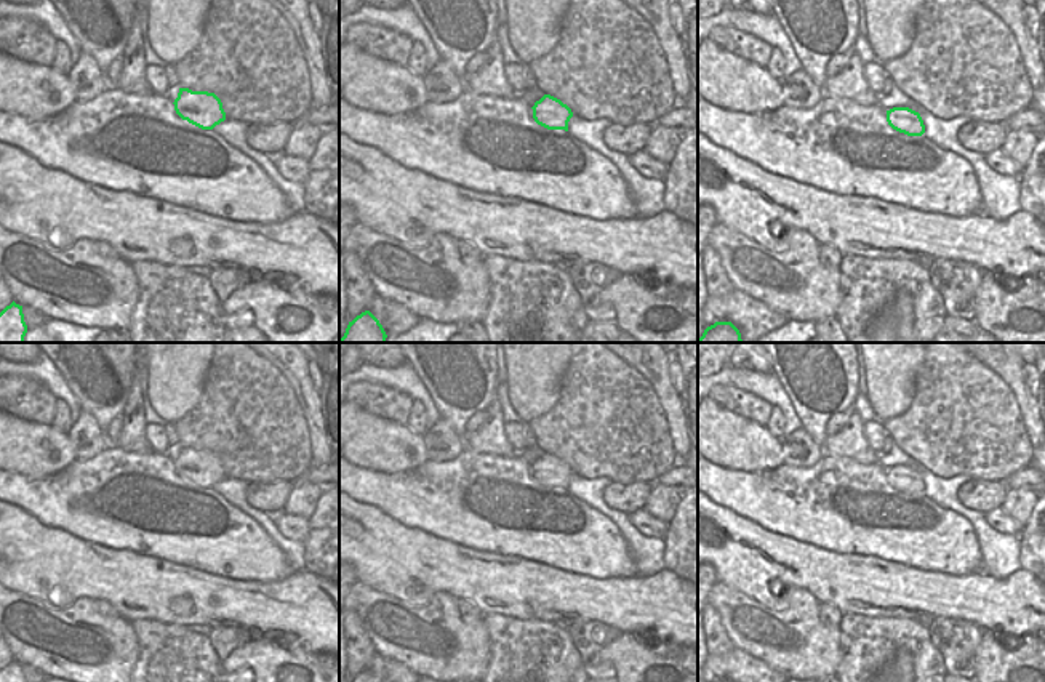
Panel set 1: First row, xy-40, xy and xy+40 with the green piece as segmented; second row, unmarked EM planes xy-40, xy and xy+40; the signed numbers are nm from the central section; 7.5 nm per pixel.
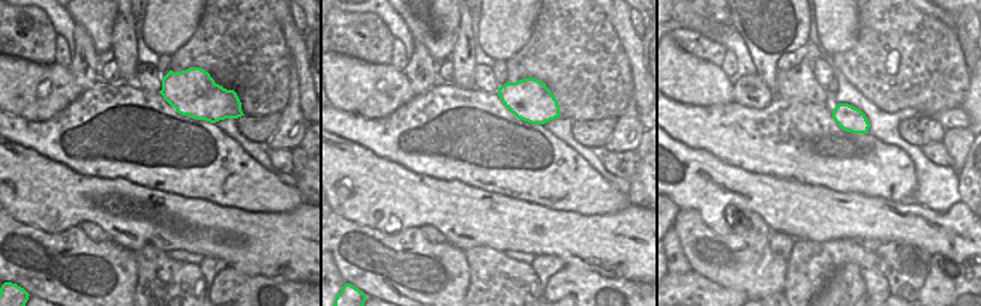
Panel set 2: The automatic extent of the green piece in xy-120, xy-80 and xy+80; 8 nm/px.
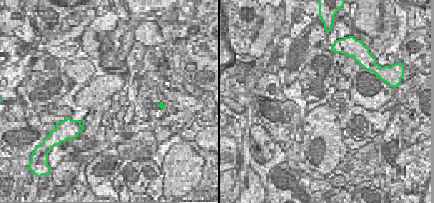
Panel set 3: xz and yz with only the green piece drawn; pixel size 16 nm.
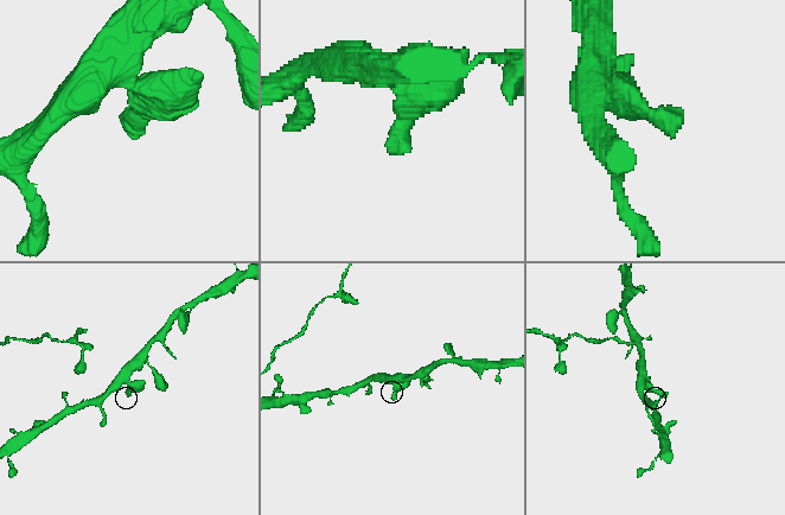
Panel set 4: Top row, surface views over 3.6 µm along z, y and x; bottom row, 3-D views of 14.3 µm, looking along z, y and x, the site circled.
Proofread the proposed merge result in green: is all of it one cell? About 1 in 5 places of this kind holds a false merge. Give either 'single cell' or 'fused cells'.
single cell

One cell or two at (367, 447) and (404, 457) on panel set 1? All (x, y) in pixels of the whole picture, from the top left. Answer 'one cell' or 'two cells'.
one cell

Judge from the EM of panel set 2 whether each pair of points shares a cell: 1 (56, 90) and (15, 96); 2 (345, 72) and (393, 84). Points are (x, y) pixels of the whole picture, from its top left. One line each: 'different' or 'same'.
1: same
2: same

